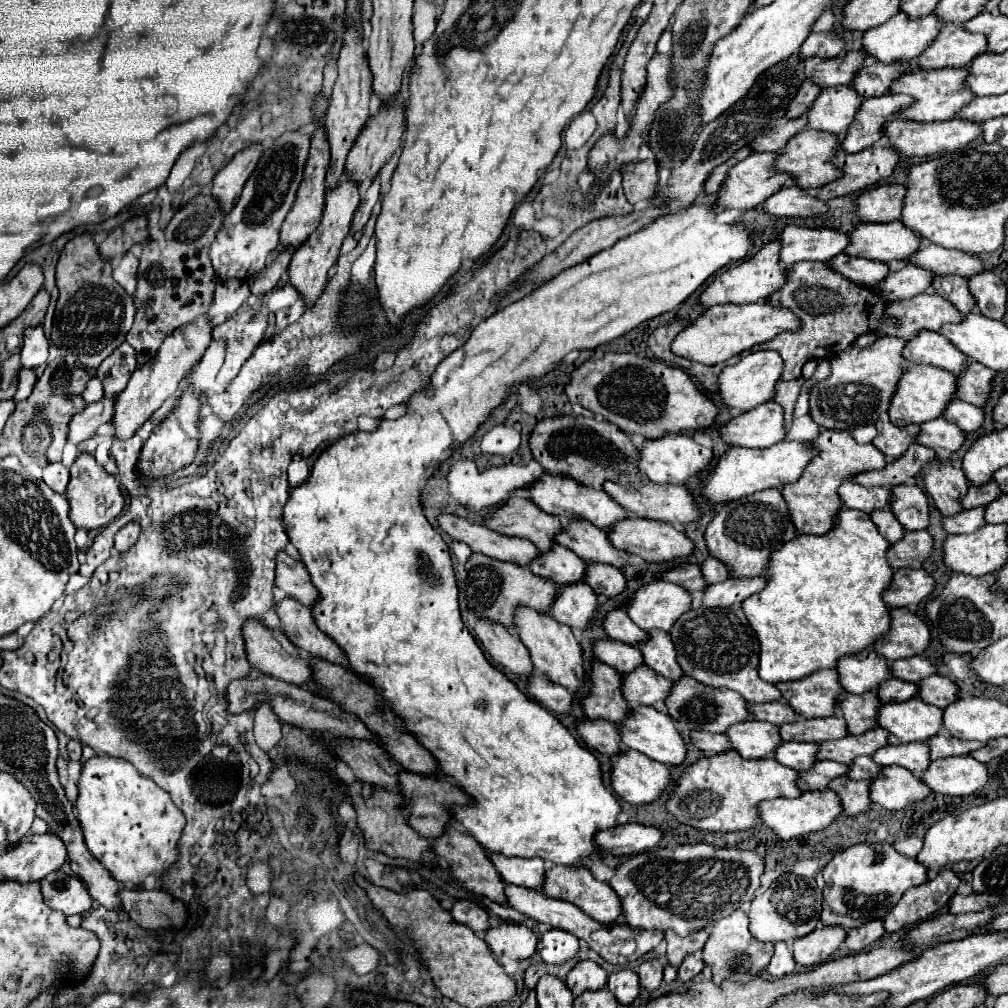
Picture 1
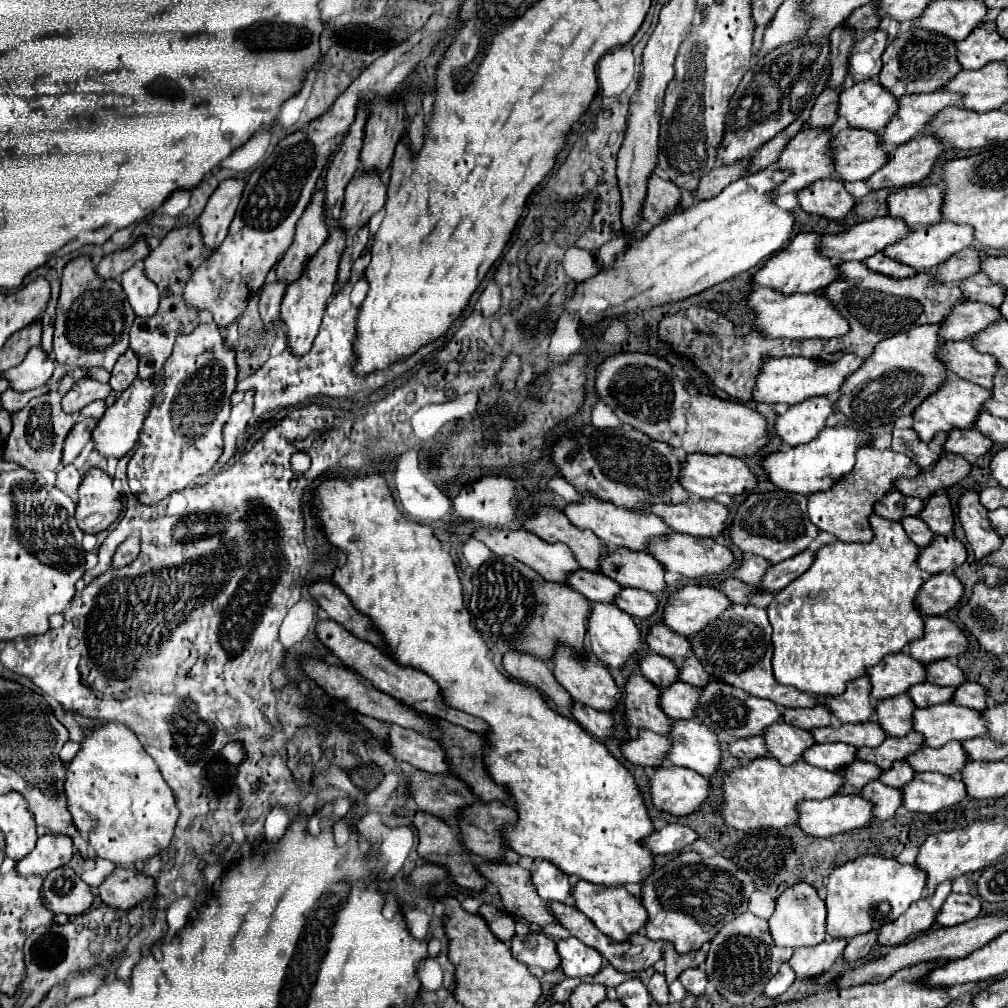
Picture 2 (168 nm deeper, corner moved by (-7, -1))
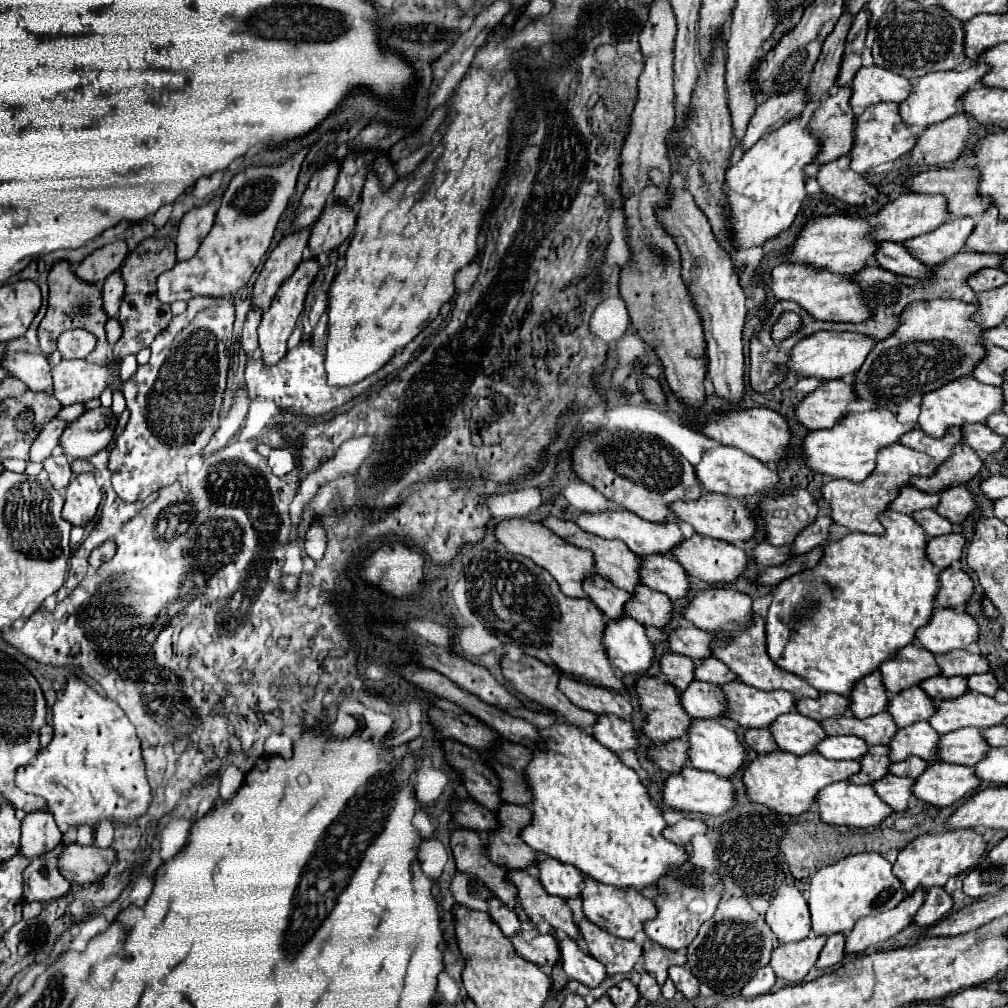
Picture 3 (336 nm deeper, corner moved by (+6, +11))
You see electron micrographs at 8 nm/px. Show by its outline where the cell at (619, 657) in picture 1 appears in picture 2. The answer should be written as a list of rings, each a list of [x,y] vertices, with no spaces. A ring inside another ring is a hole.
[[[649,653],[647,657],[641,659],[641,673],[651,679],[659,689],[667,689],[669,685],[679,681],[679,667],[657,653]]]

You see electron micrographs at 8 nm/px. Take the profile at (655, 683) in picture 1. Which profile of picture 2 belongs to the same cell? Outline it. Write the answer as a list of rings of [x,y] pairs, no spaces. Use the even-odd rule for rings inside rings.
[[[683,681],[673,683],[661,695],[663,711],[667,711],[667,715],[671,715],[671,719],[693,719],[701,693],[703,693],[701,687],[695,687],[695,685],[683,683]]]

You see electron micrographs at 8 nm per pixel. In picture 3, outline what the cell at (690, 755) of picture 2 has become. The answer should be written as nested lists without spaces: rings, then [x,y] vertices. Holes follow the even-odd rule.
[[[692,719],[686,735],[690,743],[690,763],[700,771],[730,777],[746,759],[744,745],[736,733],[718,719]]]

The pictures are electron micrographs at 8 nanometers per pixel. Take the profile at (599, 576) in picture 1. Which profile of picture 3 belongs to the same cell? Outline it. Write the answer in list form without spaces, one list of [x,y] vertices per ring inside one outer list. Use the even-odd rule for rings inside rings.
[[[646,585],[638,587],[634,595],[630,597],[630,603],[626,603],[626,615],[640,621],[642,625],[656,625],[662,627],[670,619],[672,603],[666,595],[660,591],[652,591]]]

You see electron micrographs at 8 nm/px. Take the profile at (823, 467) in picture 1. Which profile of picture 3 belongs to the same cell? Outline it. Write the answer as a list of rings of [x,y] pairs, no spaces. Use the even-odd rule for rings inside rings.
[[[894,443],[894,447],[884,447],[882,451],[878,451],[876,469],[874,475],[870,475],[870,479],[864,479],[862,483],[852,483],[846,479],[828,481],[826,485],[822,485],[822,499],[830,505],[830,517],[834,519],[834,523],[848,527],[852,533],[858,531],[858,533],[882,535],[884,527],[880,525],[876,515],[888,507],[888,503],[898,495],[900,487],[908,485],[912,475],[932,475],[936,467],[938,463],[932,457],[908,449],[900,443]]]

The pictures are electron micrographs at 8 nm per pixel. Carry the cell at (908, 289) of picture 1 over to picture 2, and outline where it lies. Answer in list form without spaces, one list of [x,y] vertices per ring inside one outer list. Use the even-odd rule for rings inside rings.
[[[967,247],[959,251],[959,255],[943,263],[943,267],[935,271],[935,275],[943,275],[943,279],[959,279],[959,281],[967,279],[981,271],[981,259],[983,259],[983,251],[975,247]]]

